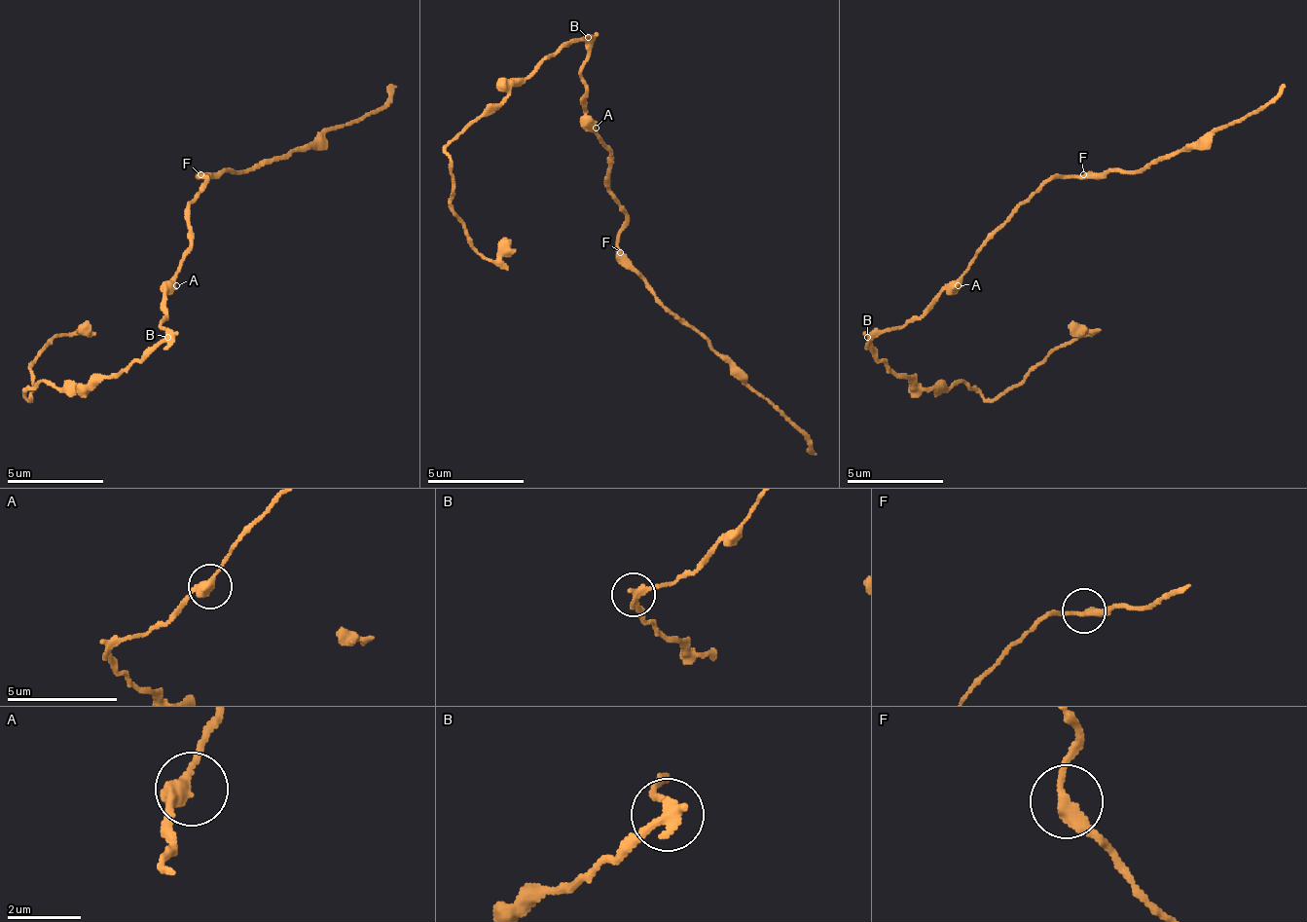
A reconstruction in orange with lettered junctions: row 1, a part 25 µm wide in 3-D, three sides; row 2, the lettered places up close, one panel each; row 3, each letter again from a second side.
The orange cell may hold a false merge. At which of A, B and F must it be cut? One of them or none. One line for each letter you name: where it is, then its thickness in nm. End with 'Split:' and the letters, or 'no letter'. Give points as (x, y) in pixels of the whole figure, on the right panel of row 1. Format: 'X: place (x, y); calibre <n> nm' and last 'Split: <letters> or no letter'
B: place (867, 337); calibre 300 nm
Split: B

